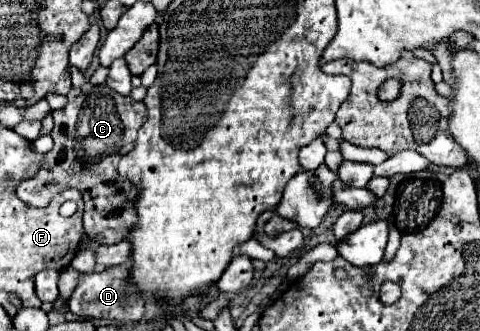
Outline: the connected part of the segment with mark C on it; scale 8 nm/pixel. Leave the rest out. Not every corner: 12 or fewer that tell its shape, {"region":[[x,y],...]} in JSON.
{"region":[[107,85],[53,111],[47,165],[17,189],[43,207],[83,193],[85,233],[103,245],[135,225],[117,175],[147,117]]}

